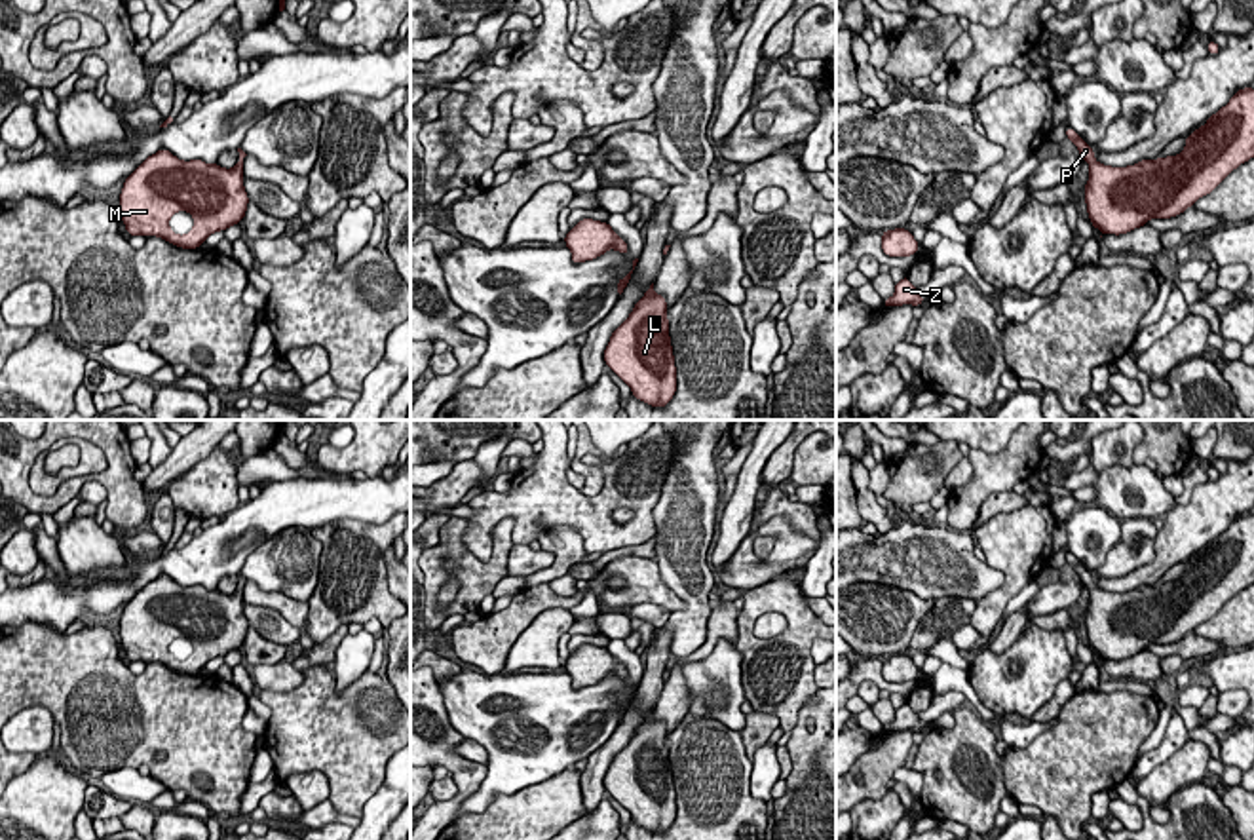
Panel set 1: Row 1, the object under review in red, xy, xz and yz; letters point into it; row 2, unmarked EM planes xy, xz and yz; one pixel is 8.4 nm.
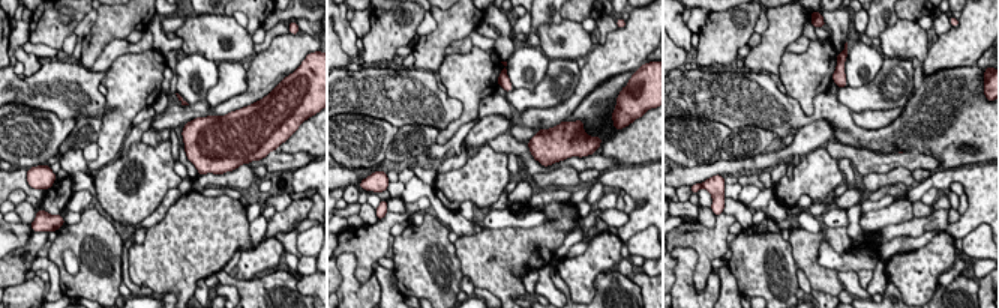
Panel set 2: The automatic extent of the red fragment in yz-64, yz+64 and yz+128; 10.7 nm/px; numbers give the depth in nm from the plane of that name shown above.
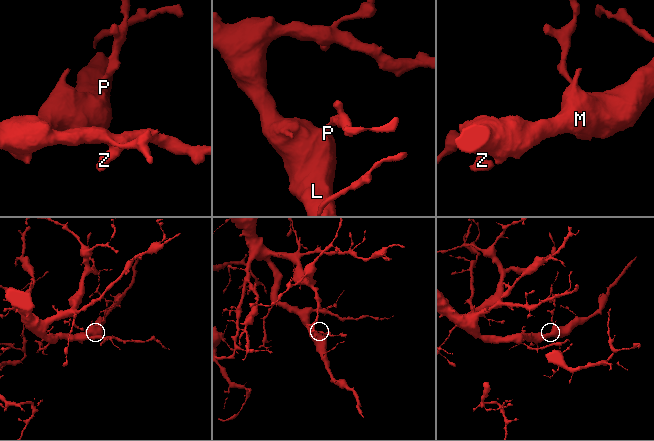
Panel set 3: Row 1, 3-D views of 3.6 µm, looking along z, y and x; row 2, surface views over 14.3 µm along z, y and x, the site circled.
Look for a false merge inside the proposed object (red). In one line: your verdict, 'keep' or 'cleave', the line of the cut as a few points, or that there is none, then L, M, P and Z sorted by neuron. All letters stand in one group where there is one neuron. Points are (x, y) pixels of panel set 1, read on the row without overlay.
keep; no cut; L M P Z

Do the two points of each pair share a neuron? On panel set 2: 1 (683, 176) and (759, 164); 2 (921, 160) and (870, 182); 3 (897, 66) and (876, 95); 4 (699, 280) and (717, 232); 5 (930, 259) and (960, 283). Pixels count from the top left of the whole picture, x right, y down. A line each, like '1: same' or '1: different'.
1: same
2: different
3: same
4: same
5: different

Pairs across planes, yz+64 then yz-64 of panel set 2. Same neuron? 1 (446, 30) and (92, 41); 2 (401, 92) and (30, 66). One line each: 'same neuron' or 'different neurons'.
1: same neuron
2: different neurons

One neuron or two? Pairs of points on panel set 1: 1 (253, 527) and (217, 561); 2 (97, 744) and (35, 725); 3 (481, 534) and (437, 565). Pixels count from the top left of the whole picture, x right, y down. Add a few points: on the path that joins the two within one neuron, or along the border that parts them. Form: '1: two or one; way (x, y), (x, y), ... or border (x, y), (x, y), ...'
1: one; way (244, 534), (227, 552)
2: two; border (19, 709), (42, 706), (56, 721)
3: two; border (500, 521), (487, 559), (460, 544)

